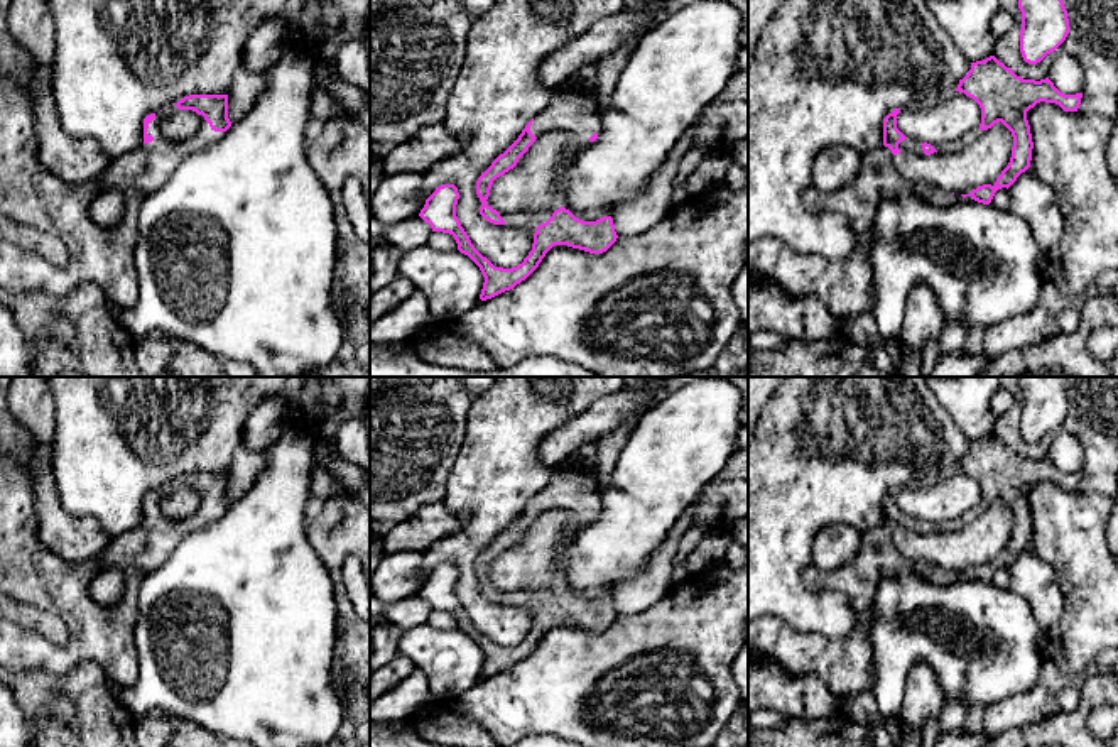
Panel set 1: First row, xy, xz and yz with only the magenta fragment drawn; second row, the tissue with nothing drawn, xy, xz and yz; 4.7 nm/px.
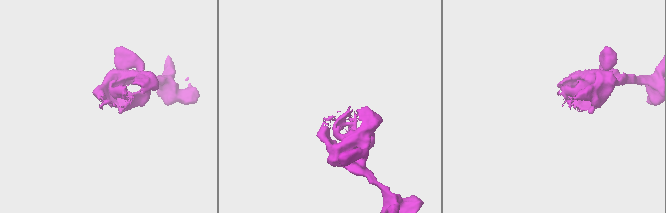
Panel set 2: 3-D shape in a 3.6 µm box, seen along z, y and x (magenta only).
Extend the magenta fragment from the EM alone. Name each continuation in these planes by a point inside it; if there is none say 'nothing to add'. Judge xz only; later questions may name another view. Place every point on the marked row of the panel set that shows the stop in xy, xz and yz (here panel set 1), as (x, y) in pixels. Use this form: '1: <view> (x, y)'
1: xz (573, 110)

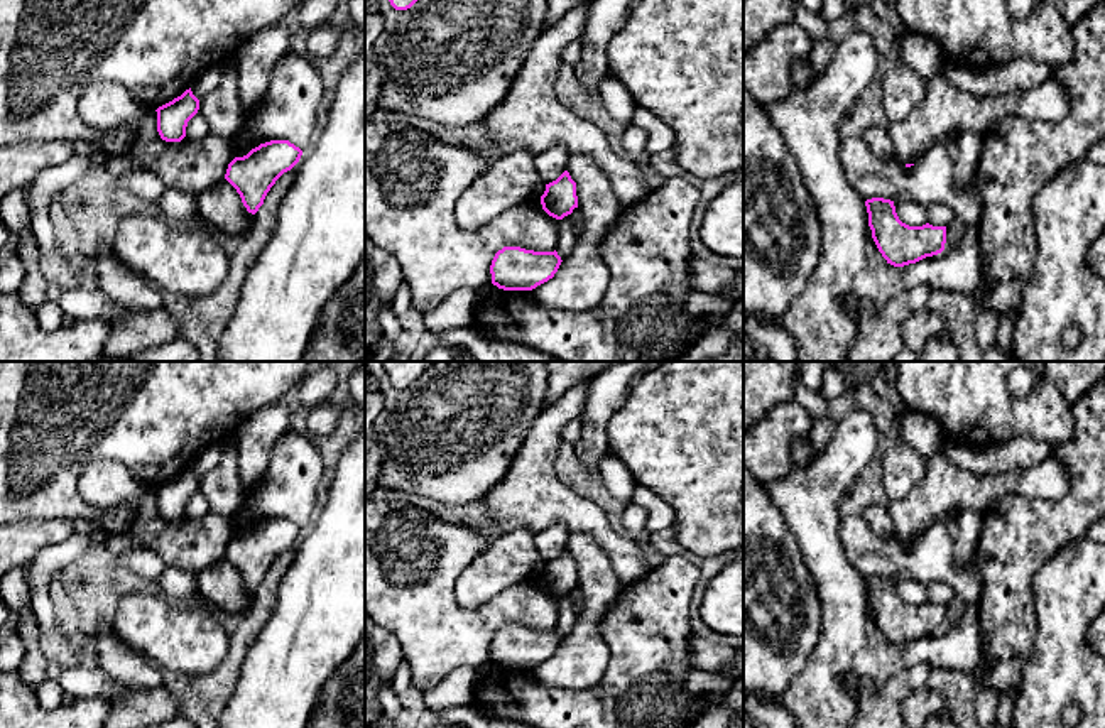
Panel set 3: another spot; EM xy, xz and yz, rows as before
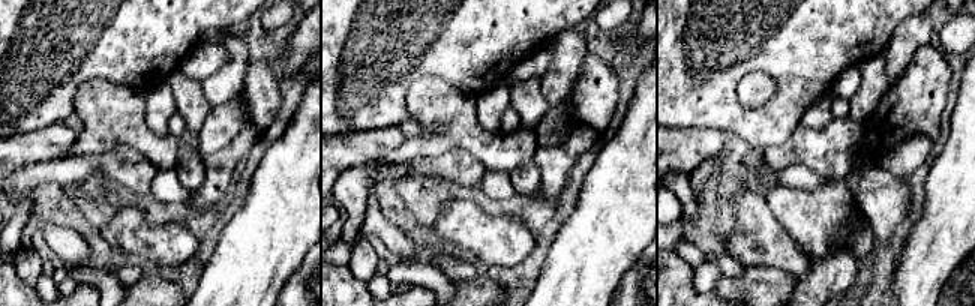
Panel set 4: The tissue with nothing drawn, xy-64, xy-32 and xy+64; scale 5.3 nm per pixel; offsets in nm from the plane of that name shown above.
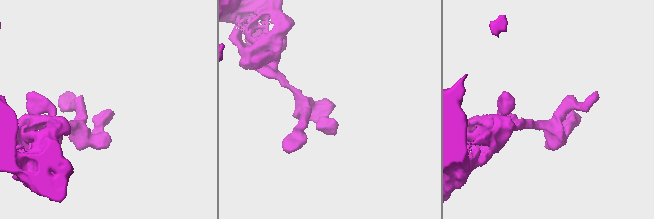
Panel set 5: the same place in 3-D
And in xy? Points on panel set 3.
nothing to add

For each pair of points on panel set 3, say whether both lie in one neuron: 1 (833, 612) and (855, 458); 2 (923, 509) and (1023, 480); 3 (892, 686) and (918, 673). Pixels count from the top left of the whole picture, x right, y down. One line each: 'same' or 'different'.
1: same
2: same
3: same

